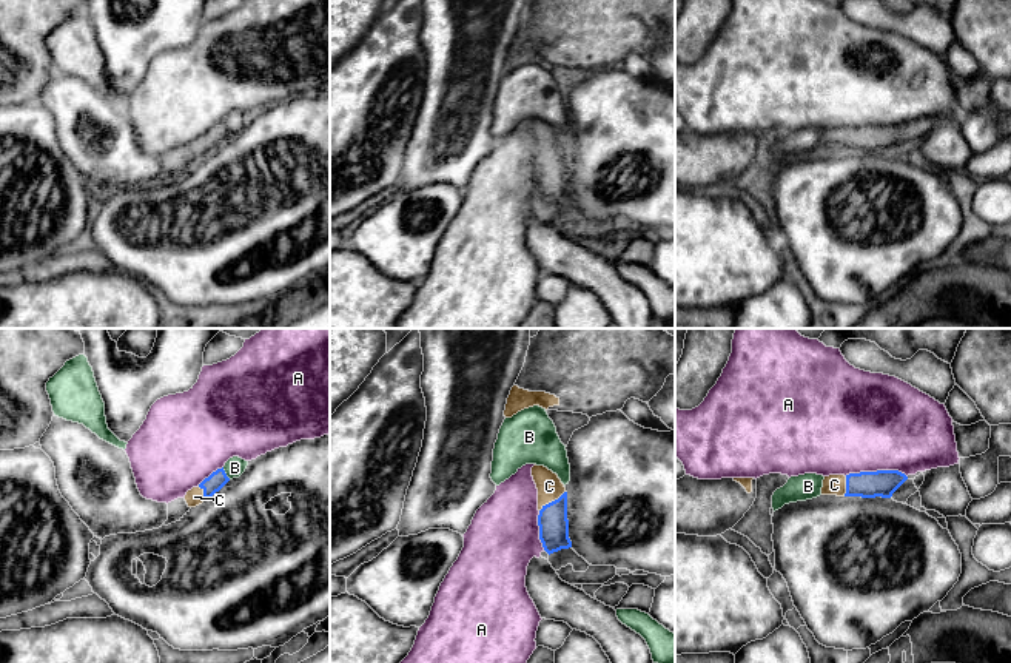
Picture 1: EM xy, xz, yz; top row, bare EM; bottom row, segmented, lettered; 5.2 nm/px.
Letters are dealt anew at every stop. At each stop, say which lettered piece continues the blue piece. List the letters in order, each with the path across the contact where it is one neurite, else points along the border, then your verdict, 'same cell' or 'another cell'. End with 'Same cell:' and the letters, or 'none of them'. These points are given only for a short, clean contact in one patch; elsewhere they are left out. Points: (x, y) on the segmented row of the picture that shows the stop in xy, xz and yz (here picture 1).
A: another cell
B: another cell
C: way xz (554, 526), (552, 501), (549, 486); same cell
Same cell: C

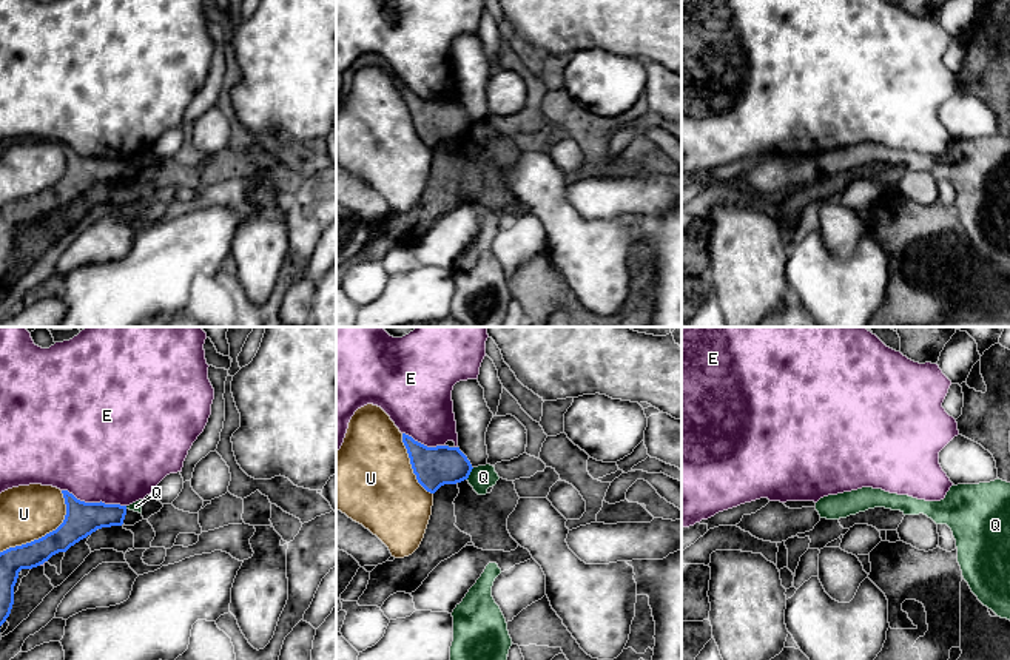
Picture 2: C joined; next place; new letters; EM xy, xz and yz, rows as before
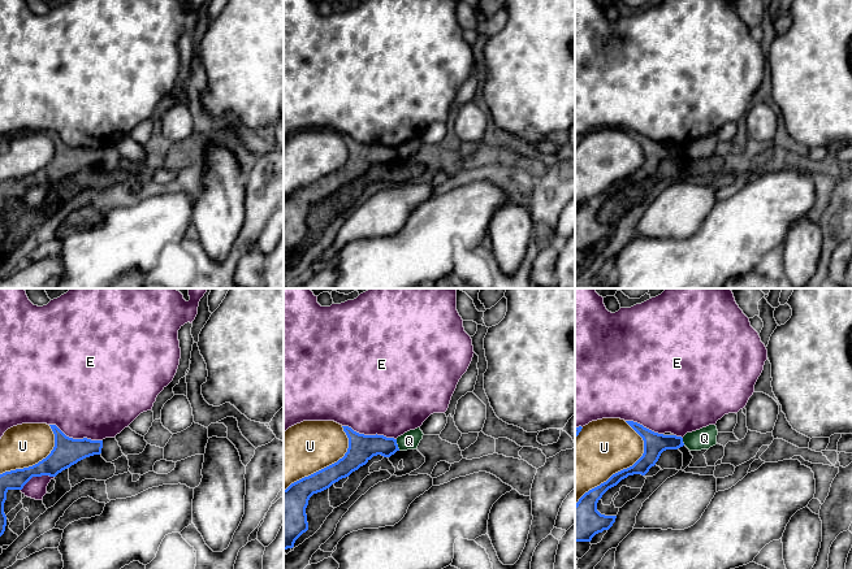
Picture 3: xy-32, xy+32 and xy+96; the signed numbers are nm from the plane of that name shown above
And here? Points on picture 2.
E: another cell
Q: border xz (474, 468), (466, 478); another cell
U: another cell
Same cell: none of them

